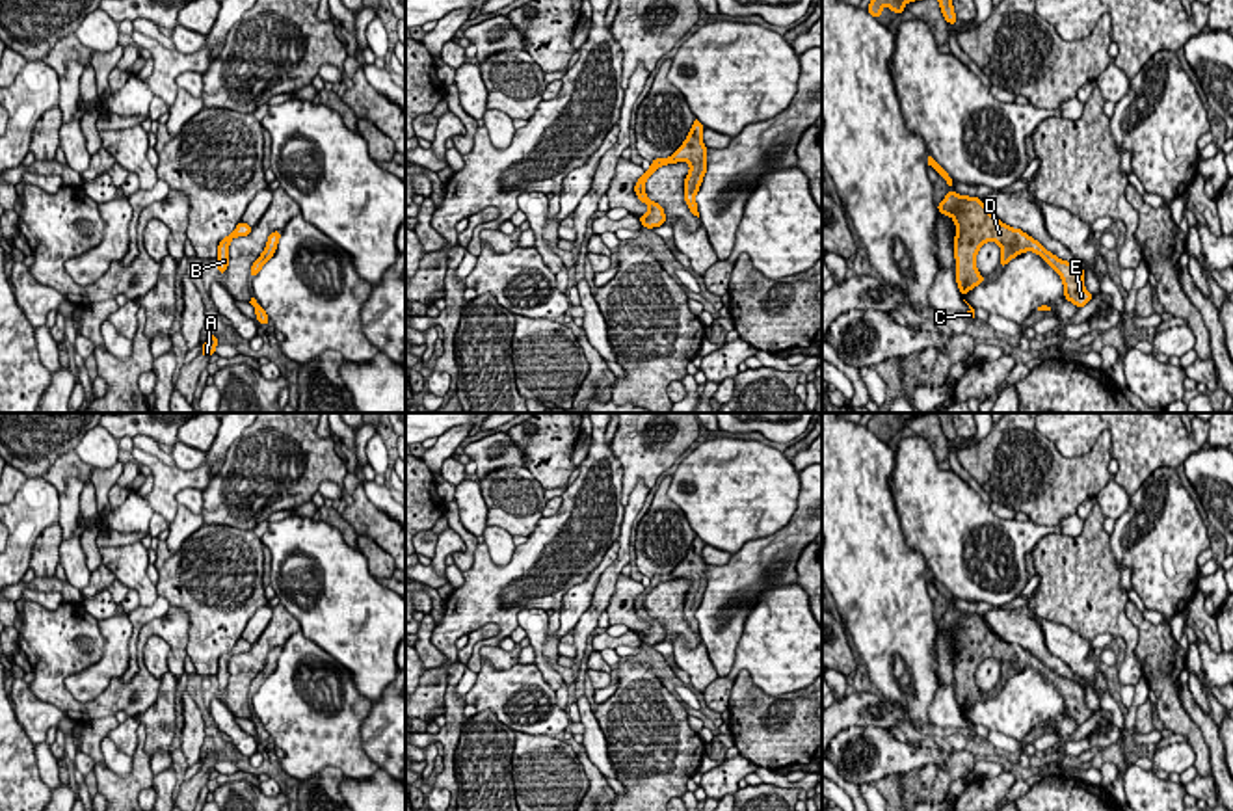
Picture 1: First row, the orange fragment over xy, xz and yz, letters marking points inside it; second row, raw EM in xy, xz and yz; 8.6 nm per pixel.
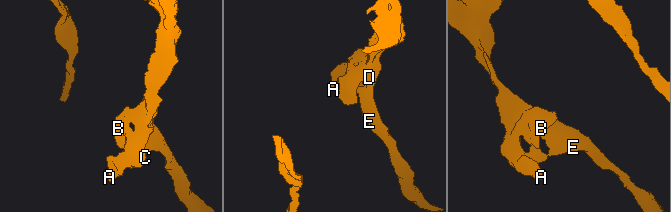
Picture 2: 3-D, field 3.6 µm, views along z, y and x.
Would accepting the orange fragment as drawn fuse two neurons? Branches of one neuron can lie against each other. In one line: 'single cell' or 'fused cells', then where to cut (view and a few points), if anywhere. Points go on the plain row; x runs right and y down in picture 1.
single cell; no cut

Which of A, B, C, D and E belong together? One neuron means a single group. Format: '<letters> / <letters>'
A B C D E

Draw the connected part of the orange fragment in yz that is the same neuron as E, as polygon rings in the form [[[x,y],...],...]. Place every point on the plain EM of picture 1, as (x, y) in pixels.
[[[950,606],[937,621],[937,629],[950,632],[956,640],[952,664],[956,675],[956,699],[961,712],[986,698],[976,686],[976,670],[986,658],[997,658],[1001,662],[1001,685],[1014,673],[1034,668],[1062,694],[1064,714],[1067,718],[1075,720],[1077,725],[1092,718],[1094,711],[1084,705],[1086,688],[1081,683],[1054,673],[1021,645],[1004,642],[989,629],[982,616],[958,612]]]

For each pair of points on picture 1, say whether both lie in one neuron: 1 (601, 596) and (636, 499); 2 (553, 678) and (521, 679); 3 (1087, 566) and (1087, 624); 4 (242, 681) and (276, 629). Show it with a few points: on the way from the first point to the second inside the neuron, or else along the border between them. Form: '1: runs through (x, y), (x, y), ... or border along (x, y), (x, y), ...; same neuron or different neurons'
1: runs through (614, 571), (623, 558), (627, 523); same neuron
2: border along (534, 663), (542, 678), (555, 691); different neurons
3: runs through (1085, 581), (1087, 609); same neuron
4: runs through (244, 668), (266, 642); same neuron

